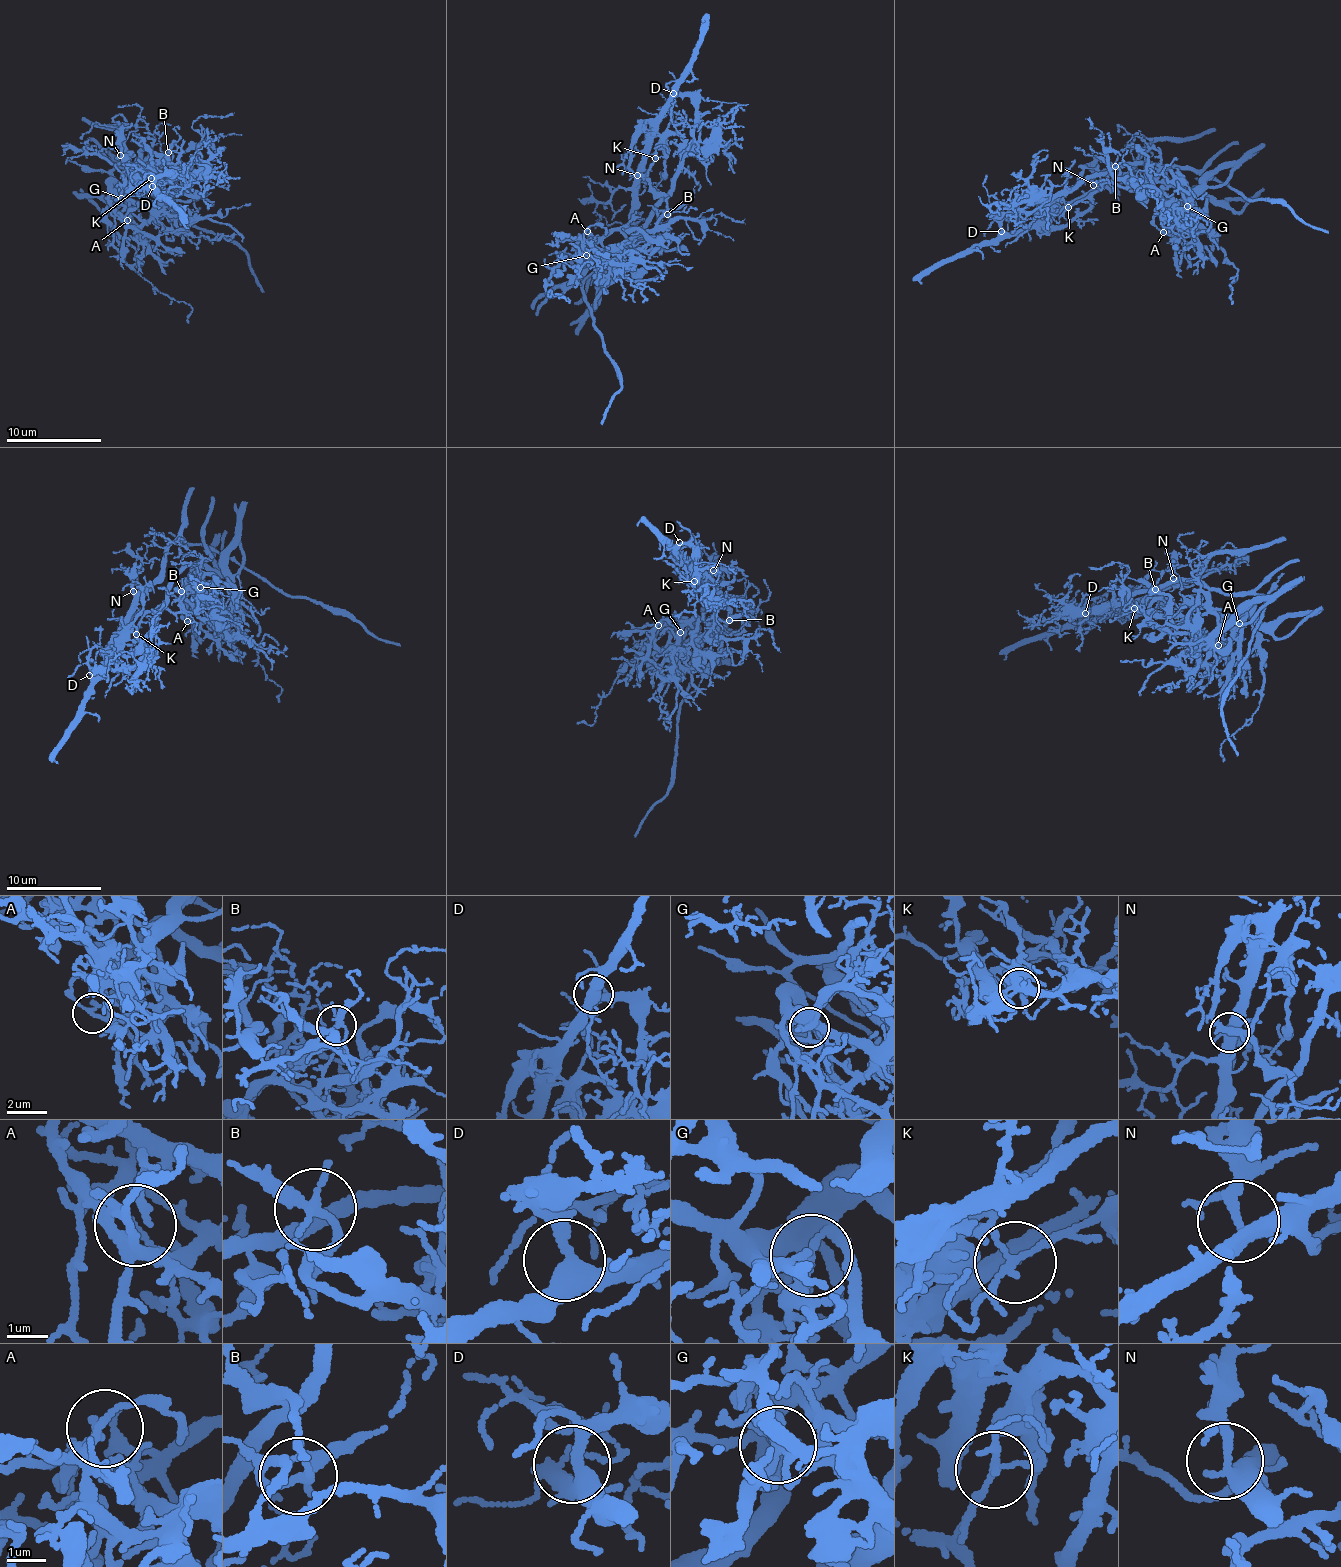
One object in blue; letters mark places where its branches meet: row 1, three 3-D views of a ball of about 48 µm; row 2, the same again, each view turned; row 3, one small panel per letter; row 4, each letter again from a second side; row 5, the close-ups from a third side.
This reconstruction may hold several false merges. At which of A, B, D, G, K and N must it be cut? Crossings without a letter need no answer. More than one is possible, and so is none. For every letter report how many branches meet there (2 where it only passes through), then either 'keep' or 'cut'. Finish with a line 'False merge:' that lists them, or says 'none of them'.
A: branches 4; keep
B: branches 4; cut
D: branches 4; keep
G: branches 4; cut
K: branches 3; cut
N: branches 4; keep
False merge: B, G, K

